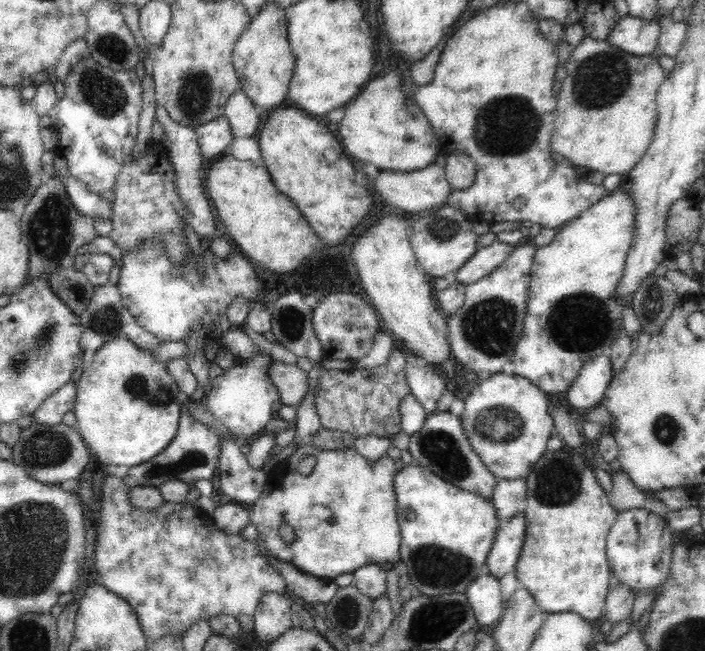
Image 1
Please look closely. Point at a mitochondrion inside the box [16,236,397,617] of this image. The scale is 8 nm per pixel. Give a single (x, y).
(48, 448)

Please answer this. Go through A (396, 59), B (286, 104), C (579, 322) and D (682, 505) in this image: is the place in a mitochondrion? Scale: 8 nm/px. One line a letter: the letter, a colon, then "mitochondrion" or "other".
A: other
B: other
C: mitochondrion
D: other

